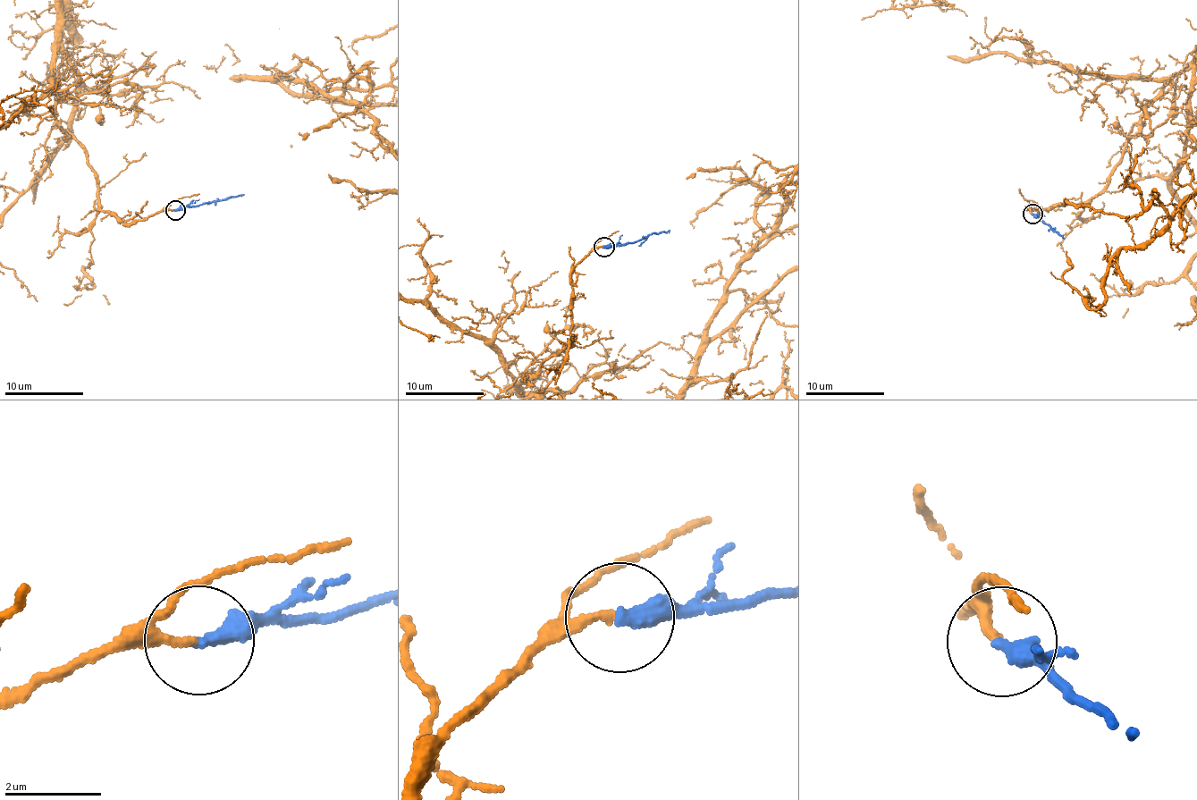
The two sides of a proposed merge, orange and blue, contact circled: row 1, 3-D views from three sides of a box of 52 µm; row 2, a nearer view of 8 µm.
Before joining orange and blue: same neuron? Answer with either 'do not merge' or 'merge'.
merge

